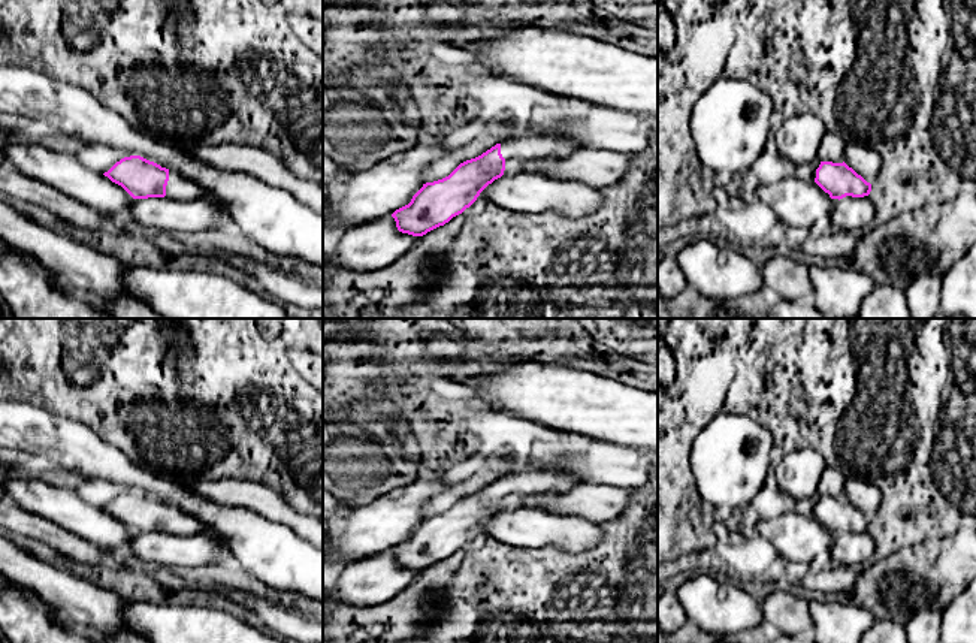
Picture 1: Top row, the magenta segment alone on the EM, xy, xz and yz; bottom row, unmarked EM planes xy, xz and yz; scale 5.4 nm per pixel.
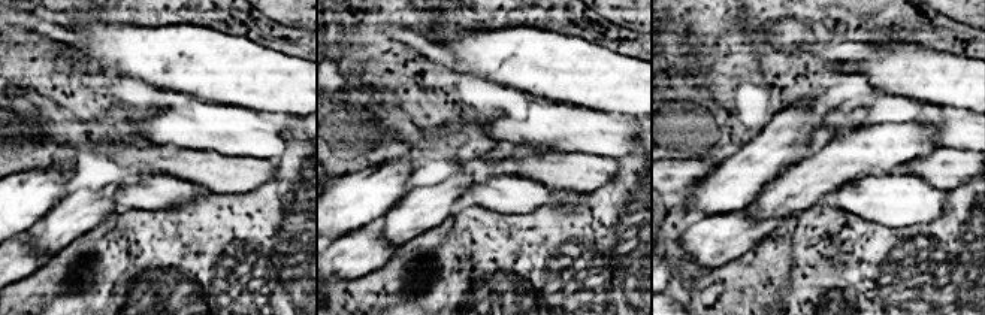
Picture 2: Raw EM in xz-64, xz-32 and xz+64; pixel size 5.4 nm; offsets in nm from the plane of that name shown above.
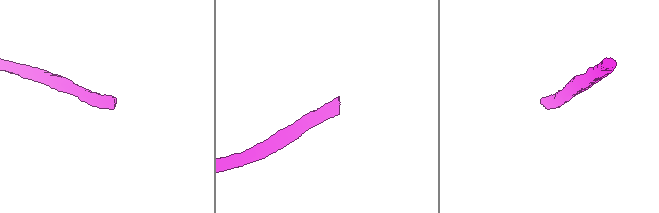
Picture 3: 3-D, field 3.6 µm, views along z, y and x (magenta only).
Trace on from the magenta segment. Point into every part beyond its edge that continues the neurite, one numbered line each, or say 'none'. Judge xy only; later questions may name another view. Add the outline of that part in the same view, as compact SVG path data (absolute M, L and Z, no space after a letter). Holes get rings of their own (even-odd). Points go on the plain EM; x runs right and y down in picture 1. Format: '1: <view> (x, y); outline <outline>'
1: xy (180, 522); outline M169 505L169 516L166 520L166 534L172 535L194 535L194 534L202 534L208 532L209 528L206 523L203 523L200 519L196 516L176 508L173 505Z

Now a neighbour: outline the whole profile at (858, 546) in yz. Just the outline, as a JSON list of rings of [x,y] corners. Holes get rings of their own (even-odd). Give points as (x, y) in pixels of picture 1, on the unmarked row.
[[[868,531],[843,532],[834,537],[830,553],[831,562],[837,567],[844,565],[850,568],[853,564],[864,565],[874,553],[874,541]]]

